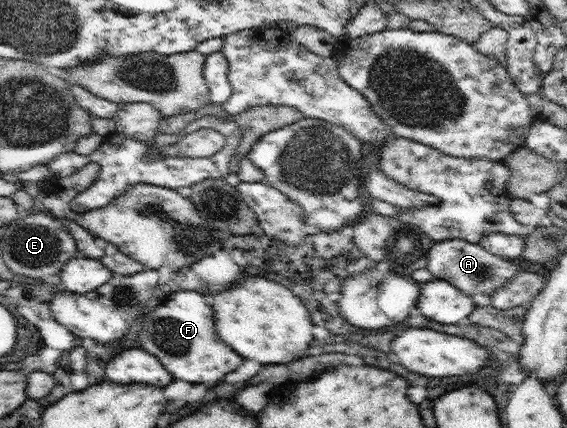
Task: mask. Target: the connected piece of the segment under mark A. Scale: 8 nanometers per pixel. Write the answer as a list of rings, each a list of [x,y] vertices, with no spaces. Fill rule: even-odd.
[[[452,239],[435,244],[429,249],[426,268],[434,278],[447,280],[453,286],[459,286],[465,294],[486,294],[491,298],[492,294],[509,279],[512,279],[519,271],[517,262],[513,259],[501,258],[485,250],[479,243],[473,244],[463,240]]]

